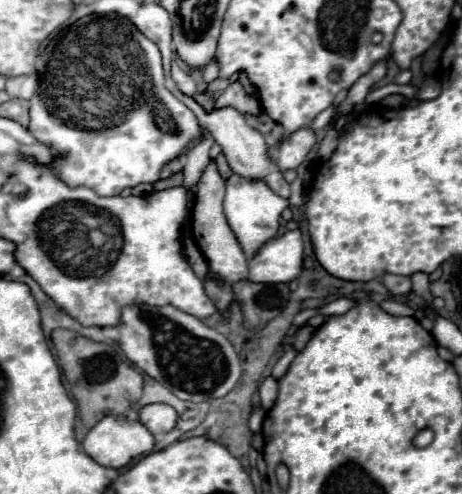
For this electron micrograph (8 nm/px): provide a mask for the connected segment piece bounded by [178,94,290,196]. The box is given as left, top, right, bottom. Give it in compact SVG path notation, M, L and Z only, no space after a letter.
M178 94L180 102L184 102L198 118L200 124L206 124L206 130L214 136L214 140L222 146L222 152L230 164L230 168L248 180L262 180L268 184L270 190L274 190L280 196L290 196L290 184L284 180L282 172L278 172L278 164L274 164L274 158L268 154L268 138L264 134L260 134L258 130L254 130L248 120L234 108L222 108L222 110L212 110L212 112L204 112L194 98Z

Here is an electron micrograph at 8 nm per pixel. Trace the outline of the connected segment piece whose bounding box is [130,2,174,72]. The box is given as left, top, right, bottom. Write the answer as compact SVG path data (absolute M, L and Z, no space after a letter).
M156 2L152 4L144 4L136 16L130 18L132 24L150 40L154 40L154 44L160 48L162 52L162 60L164 60L164 70L170 70L170 62L172 62L172 38L170 38L170 30L172 30L172 18L170 14L158 6Z

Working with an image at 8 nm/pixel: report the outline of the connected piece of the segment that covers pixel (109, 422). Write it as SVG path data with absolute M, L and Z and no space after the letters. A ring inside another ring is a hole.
M104 416L84 438L82 442L84 452L94 458L102 466L110 468L122 468L126 466L132 458L144 456L152 452L154 448L154 436L138 422L138 420L128 420L126 416Z

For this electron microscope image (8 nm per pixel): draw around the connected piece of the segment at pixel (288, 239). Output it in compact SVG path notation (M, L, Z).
M290 230L264 244L250 260L250 280L264 284L292 282L300 276L304 264L302 232Z

